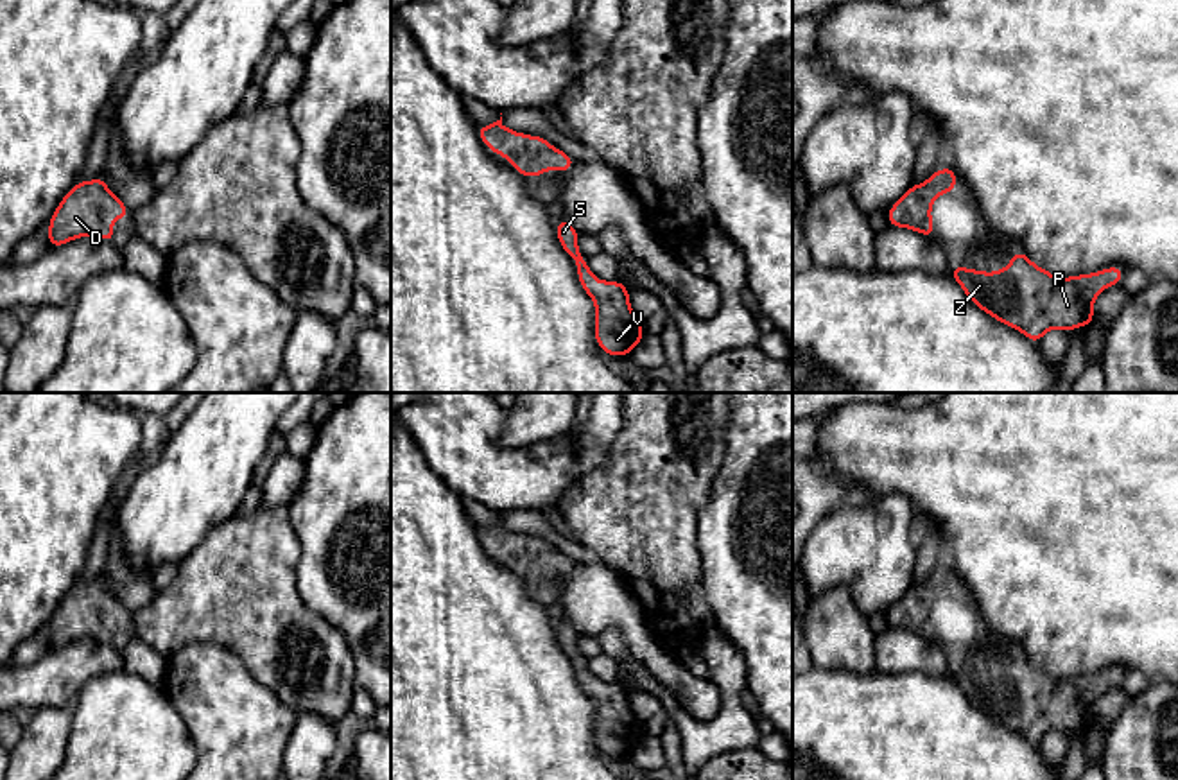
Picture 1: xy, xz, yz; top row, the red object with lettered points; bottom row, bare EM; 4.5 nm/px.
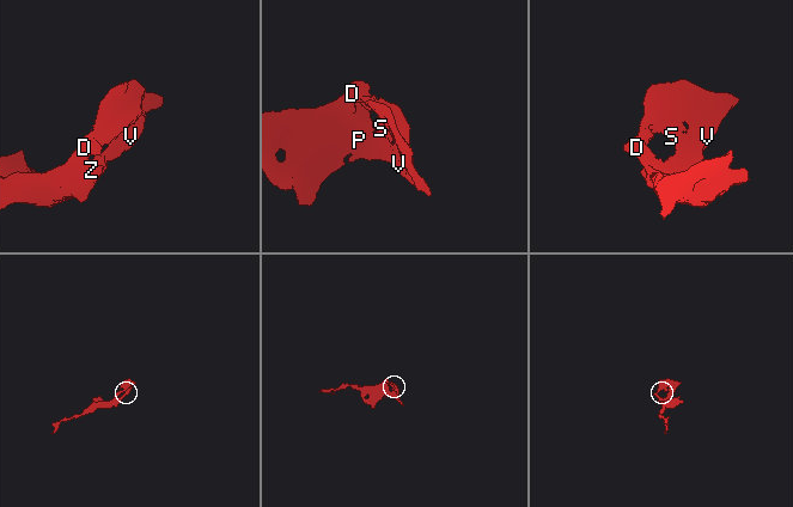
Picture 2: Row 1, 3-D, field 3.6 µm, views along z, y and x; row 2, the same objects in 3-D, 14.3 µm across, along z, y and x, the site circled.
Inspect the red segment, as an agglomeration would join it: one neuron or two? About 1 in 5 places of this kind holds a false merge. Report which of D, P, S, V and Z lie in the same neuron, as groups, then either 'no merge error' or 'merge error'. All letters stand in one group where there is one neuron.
D P S V Z | no merge error

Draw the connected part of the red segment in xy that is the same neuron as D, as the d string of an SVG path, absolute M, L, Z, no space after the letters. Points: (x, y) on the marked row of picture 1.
M104 174L75 183L48 221L48 249L79 237L115 242L111 219L126 221L131 210L106 186Z

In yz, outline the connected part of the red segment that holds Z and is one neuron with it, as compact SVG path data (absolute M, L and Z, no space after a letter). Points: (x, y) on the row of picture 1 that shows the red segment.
M1015 251L1009 265L995 273L965 269L957 262L950 276L968 299L993 319L1040 344L1049 328L1070 332L1096 325L1094 301L1112 285L1121 285L1124 269L1106 267L1092 274L1056 278L1035 265L1026 251Z

